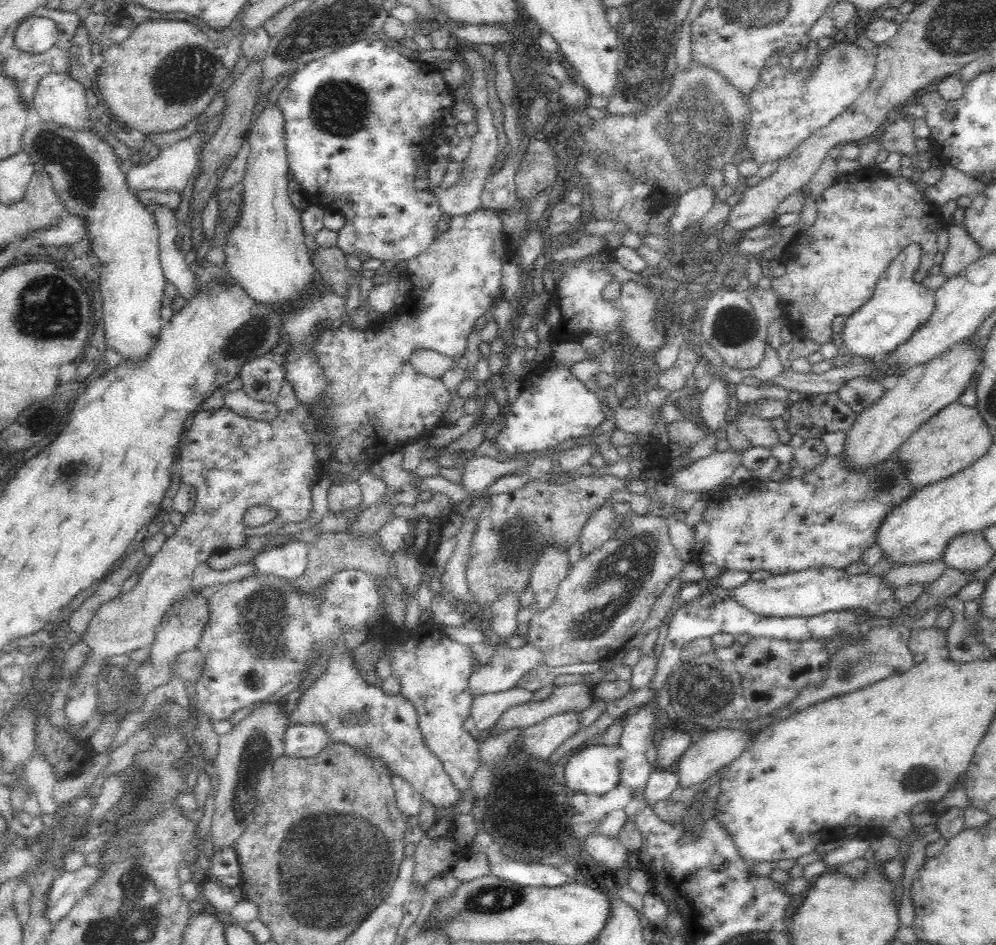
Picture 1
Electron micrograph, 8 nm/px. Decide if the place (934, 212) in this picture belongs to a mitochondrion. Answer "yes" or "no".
no

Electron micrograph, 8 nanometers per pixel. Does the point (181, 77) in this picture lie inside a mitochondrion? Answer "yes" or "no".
yes

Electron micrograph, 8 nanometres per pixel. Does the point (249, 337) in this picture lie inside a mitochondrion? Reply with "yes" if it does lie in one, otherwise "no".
yes

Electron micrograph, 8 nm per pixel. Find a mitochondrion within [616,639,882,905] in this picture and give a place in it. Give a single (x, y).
(702, 691)

